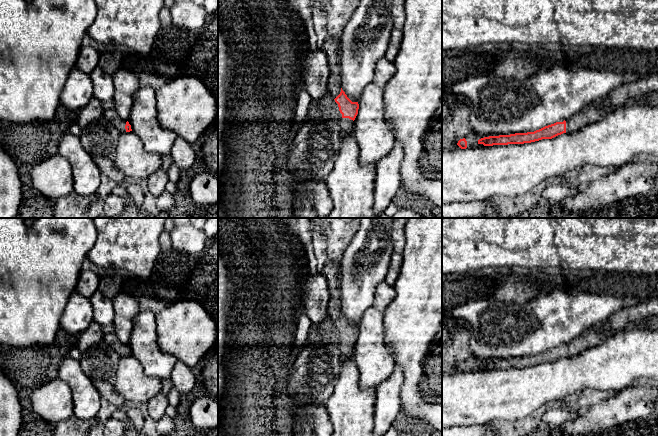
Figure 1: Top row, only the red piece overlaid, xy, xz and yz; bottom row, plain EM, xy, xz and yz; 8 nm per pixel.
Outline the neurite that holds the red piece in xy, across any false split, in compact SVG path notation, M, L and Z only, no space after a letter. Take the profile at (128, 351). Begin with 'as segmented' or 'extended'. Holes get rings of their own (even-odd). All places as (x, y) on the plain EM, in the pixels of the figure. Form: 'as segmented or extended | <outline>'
extended | M113 336L109 337L108 340L111 343L111 345L114 346L114 349L119 353L121 357L132 355L131 349L128 345L121 343L118 339L116 339Z

